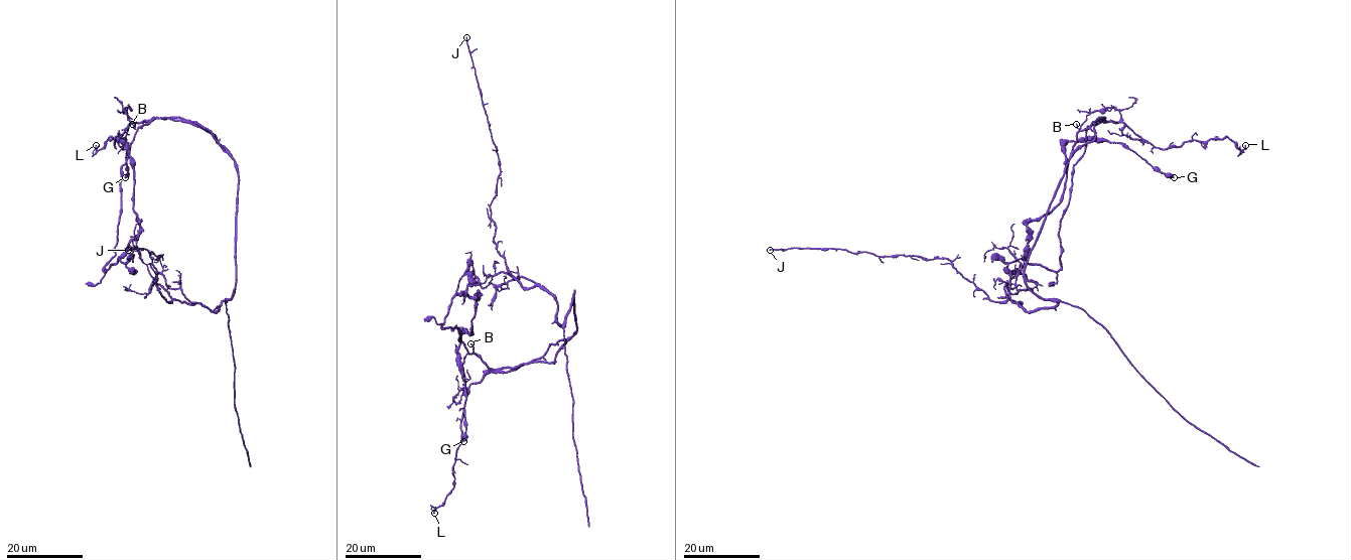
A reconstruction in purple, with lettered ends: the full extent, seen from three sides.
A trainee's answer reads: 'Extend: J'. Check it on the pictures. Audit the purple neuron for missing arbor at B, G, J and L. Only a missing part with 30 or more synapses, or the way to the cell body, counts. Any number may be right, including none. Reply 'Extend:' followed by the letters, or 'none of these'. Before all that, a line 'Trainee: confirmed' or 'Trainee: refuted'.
Trainee: refuted
Extend: none of these

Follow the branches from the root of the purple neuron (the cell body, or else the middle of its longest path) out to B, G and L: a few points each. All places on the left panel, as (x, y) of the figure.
B: (215, 140), (194, 122), (168, 118), (132, 122), (126, 108), (132, 124)
G: (215, 140), (199, 124), (168, 118), (136, 131), (104, 271), (139, 233), (131, 156), (119, 140), (125, 177)
L: (215, 140), (209, 131), (194, 122), (151, 118), (131, 122), (123, 148), (111, 137), (98, 150), (96, 145)

